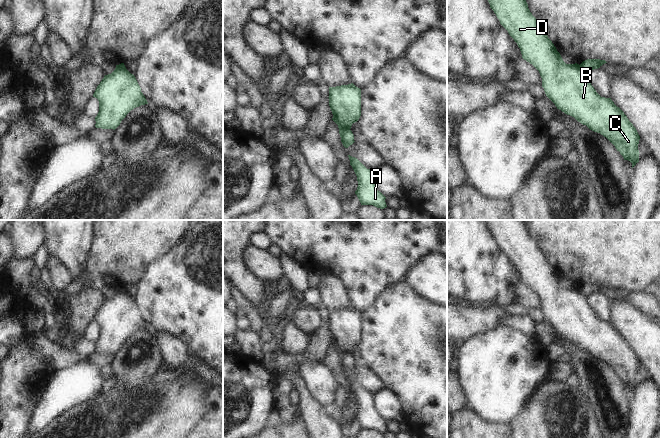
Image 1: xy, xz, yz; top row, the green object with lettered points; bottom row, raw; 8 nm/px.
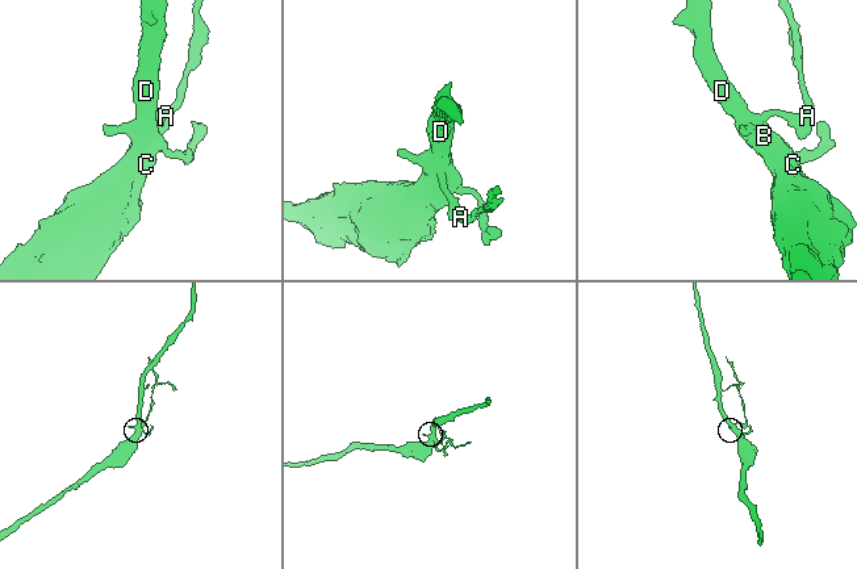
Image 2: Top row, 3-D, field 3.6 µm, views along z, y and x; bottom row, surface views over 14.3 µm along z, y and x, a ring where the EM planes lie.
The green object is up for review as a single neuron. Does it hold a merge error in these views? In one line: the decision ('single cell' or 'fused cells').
fused cells

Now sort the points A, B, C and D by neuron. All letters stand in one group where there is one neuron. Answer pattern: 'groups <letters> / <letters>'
groups A / B C D

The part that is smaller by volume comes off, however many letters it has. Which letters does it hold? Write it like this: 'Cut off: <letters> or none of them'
Cut off: A

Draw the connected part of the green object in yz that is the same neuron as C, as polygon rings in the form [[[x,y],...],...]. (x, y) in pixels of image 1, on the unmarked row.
[[[487,220],[490,232],[494,235],[500,248],[508,255],[520,272],[522,282],[532,288],[540,297],[542,311],[546,320],[557,333],[574,341],[590,354],[606,361],[620,376],[624,384],[632,387],[632,392],[639,386],[638,368],[640,360],[624,336],[611,322],[601,321],[591,309],[580,289],[566,288],[552,265],[532,239],[528,228],[521,220]]]

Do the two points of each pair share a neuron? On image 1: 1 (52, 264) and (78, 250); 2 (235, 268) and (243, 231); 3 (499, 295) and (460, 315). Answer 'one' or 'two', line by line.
1: two
2: one
3: two

